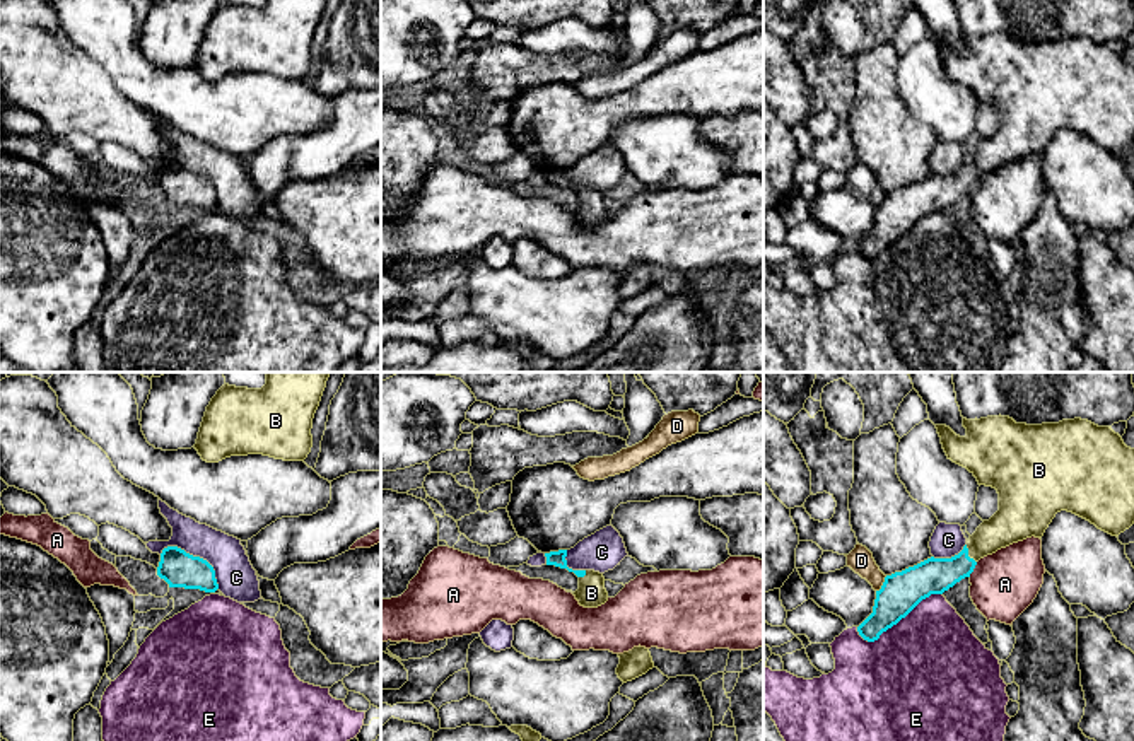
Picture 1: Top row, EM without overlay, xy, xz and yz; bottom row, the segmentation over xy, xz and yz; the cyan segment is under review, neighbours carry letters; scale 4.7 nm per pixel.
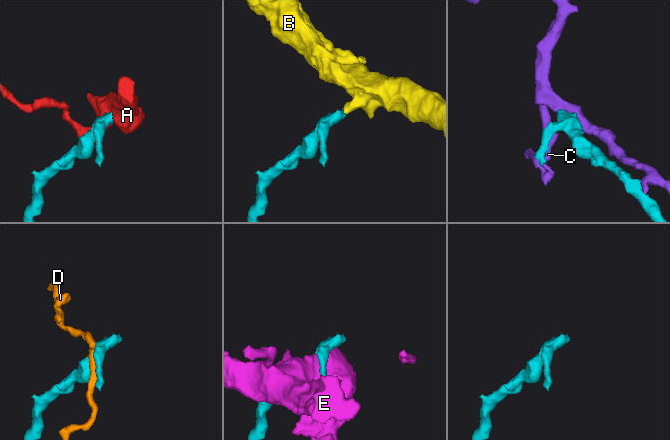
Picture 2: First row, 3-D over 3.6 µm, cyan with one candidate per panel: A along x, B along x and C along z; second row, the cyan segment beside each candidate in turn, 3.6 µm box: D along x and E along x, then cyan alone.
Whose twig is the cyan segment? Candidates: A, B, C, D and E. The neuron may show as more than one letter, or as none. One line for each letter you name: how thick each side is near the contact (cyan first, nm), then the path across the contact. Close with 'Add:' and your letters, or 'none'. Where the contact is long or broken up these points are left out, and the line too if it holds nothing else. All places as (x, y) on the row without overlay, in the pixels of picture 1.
B: 170 nm thick on the cyan side, 180 nm on the other; runs through yz (935, 193), (950, 188), (967, 171), (1010, 142)
Add: B

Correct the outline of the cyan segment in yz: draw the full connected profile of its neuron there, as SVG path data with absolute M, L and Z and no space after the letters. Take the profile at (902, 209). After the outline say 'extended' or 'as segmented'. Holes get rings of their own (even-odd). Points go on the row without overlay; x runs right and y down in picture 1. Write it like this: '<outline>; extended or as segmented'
M1009 34L963 36L967 53L936 43L943 67L953 80L967 85L979 102L999 111L999 128L984 138L963 167L951 176L927 176L885 195L873 230L857 244L859 253L874 260L905 236L922 217L943 212L970 195L977 179L1026 155L1042 155L1057 130L1073 130L1098 147L1119 154L1134 142L1134 67L1110 44L1074 36L1059 41L1026 43Z; extended

